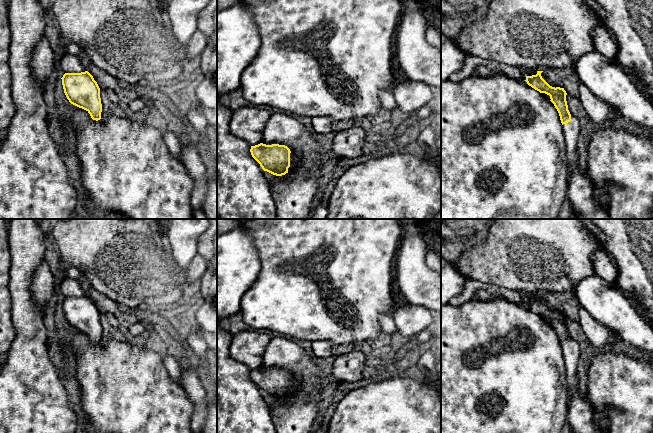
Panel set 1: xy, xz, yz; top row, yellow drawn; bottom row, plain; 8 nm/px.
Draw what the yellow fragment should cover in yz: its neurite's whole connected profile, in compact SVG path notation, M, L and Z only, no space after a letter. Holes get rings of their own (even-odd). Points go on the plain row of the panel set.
M537 295L536 299L526 300L529 310L550 320L550 325L557 333L563 349L566 381L568 386L568 422L572 433L599 433L593 420L592 407L579 389L577 379L577 365L580 349L576 341L570 338L566 325L564 312L550 310L541 300L543 295Z

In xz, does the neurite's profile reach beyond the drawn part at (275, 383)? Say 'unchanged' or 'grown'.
unchanged

